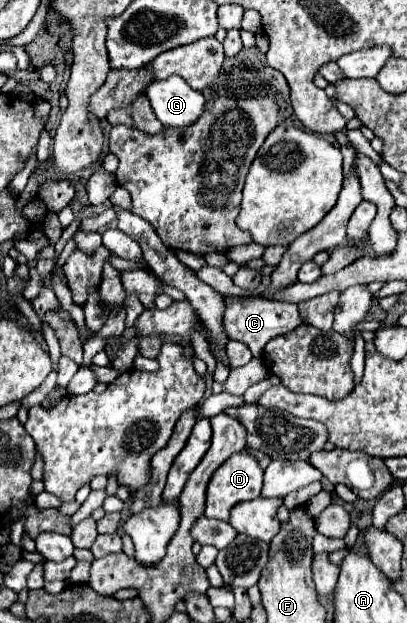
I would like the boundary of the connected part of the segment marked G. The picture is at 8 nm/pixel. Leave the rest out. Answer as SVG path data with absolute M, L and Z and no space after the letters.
M179 76L169 80L149 82L145 94L153 106L155 116L167 128L187 128L195 124L205 112L205 96L185 84Z

